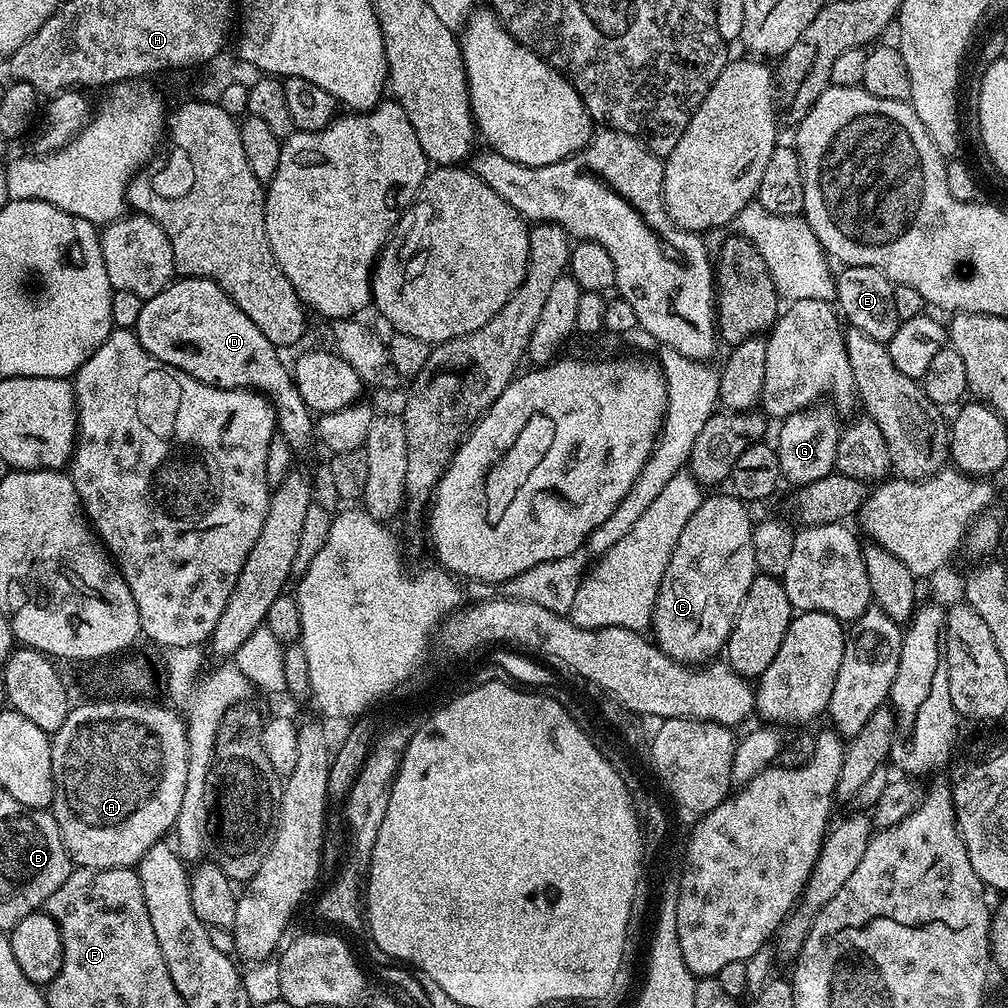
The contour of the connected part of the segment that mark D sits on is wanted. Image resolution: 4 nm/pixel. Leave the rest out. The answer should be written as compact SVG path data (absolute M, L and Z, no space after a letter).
M176 278L167 288L163 288L154 298L144 301L142 314L138 314L135 326L136 337L142 346L154 358L219 388L250 388L262 396L267 396L276 411L276 426L279 435L290 442L293 453L300 451L314 440L314 413L302 402L302 394L298 394L298 386L292 380L289 365L280 361L281 353L275 344L242 314L242 310L226 293L213 282L199 278Z

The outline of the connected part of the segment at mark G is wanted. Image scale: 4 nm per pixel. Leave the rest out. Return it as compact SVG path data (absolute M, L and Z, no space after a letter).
M817 402L779 421L780 433L774 439L774 447L778 454L780 475L792 486L818 482L818 478L826 478L834 471L842 423L831 410L827 403Z

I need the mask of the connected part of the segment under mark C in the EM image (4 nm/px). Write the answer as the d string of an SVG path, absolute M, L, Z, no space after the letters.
M731 494L705 495L698 510L694 510L690 522L686 522L686 530L682 530L678 537L678 546L674 546L674 554L666 566L666 574L662 574L662 586L658 586L650 629L656 647L673 660L689 666L700 666L705 662L715 661L719 657L716 655L725 651L738 610L742 610L746 590L750 590L750 582L754 582L758 574L752 545L754 516L748 513L748 508L745 501Z

